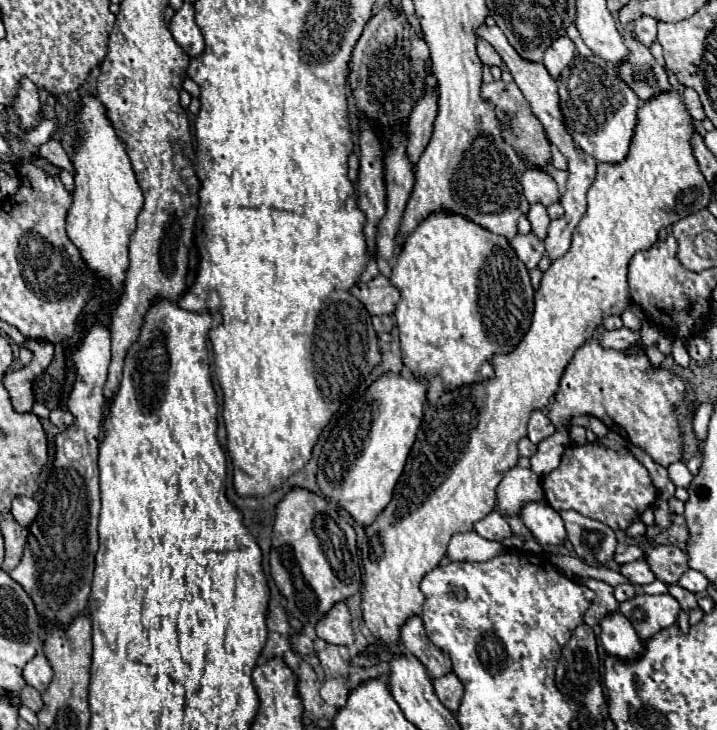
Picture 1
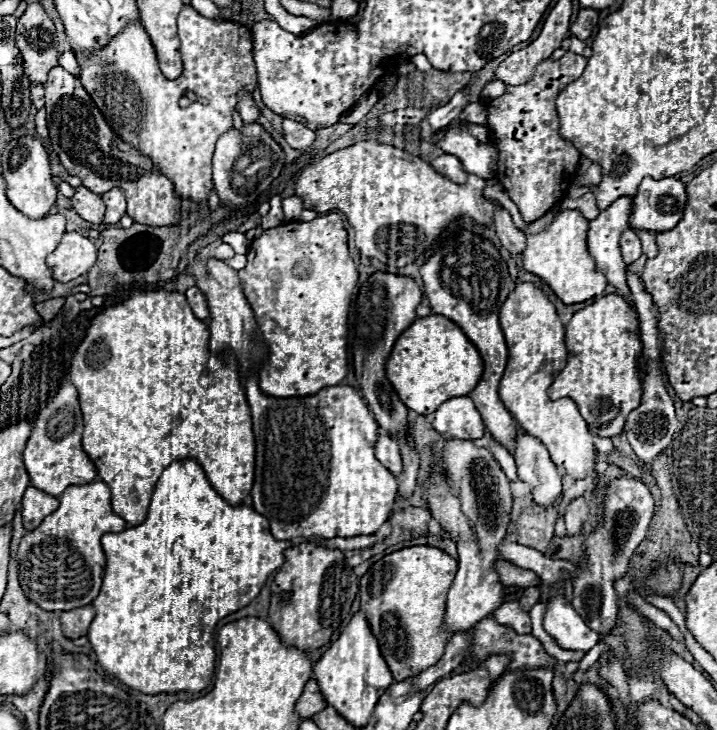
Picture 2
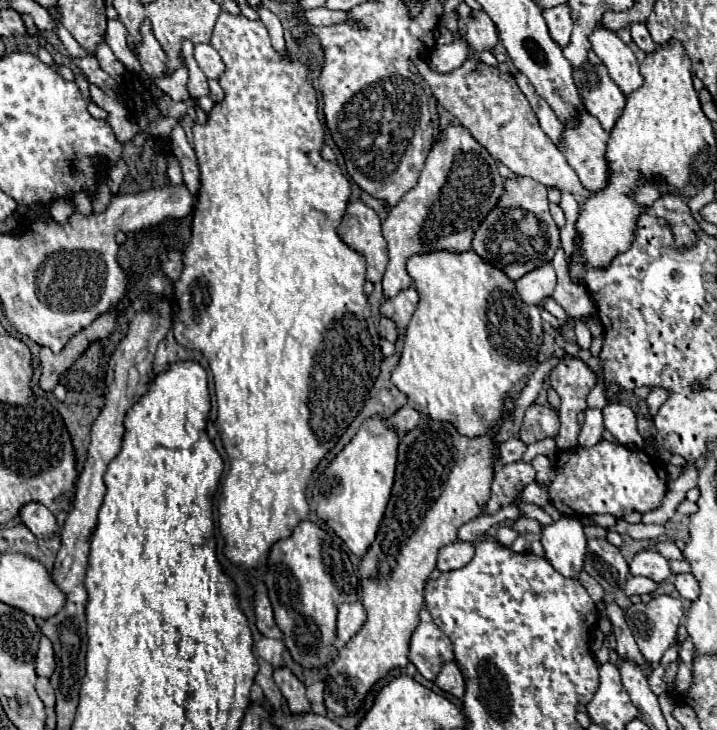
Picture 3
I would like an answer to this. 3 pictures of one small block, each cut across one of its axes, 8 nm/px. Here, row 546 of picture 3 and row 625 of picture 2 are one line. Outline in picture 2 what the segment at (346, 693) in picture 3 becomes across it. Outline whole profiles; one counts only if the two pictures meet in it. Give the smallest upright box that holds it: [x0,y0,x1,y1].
[362,546,458,682]

